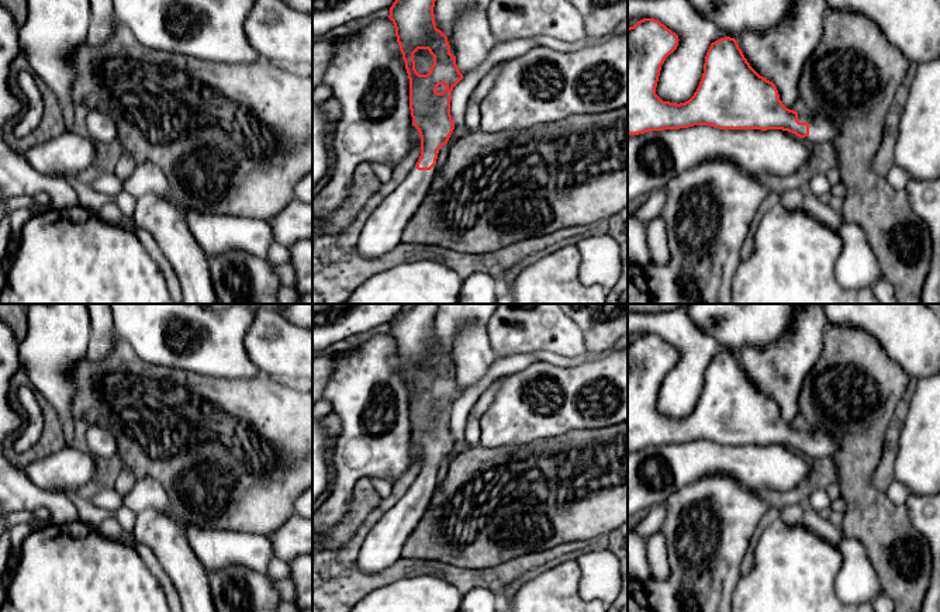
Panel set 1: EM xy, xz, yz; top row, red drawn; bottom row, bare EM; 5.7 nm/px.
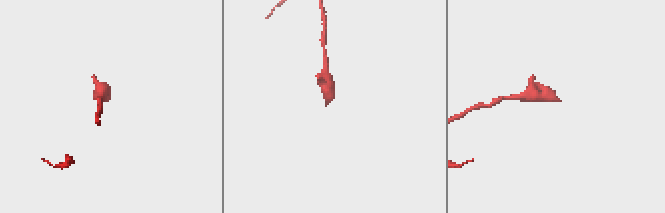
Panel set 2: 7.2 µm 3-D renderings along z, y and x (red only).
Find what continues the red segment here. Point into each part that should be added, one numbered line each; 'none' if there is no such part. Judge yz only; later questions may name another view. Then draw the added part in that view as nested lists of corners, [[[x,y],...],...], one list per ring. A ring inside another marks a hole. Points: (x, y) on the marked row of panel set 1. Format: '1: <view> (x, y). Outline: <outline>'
1: yz (821, 130). Outline: [[[798,113],[798,121],[809,124],[809,135],[802,139],[811,144],[832,142],[837,135],[836,125],[816,114]]]

